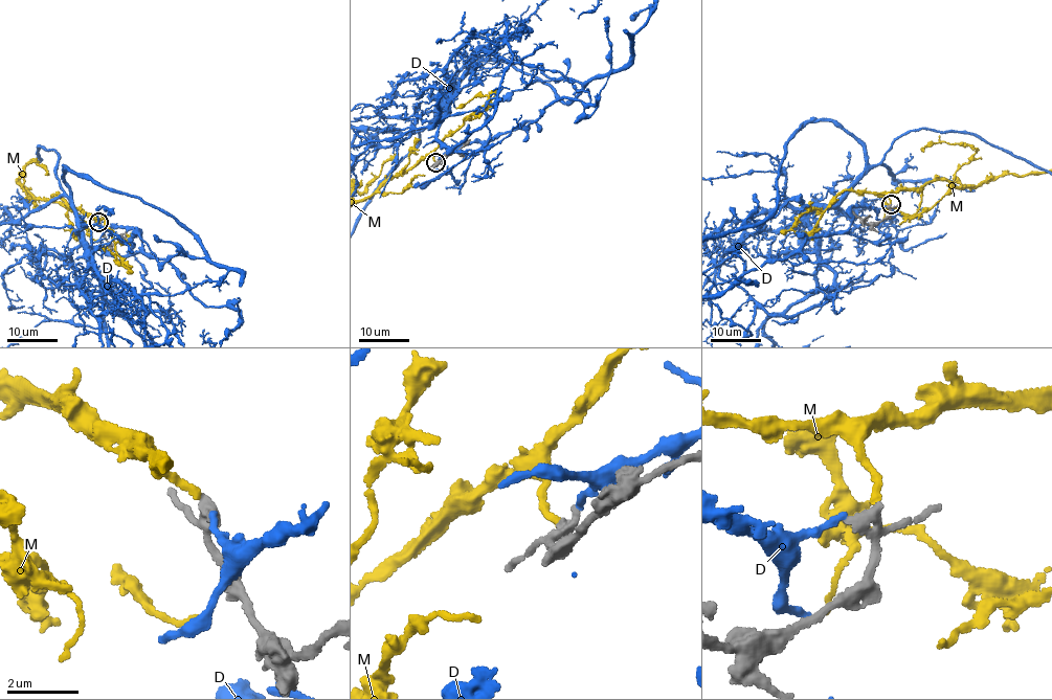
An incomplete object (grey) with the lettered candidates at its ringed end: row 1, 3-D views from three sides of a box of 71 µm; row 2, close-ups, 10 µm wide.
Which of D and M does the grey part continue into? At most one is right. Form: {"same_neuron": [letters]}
{"same_neuron": ["M"]}

